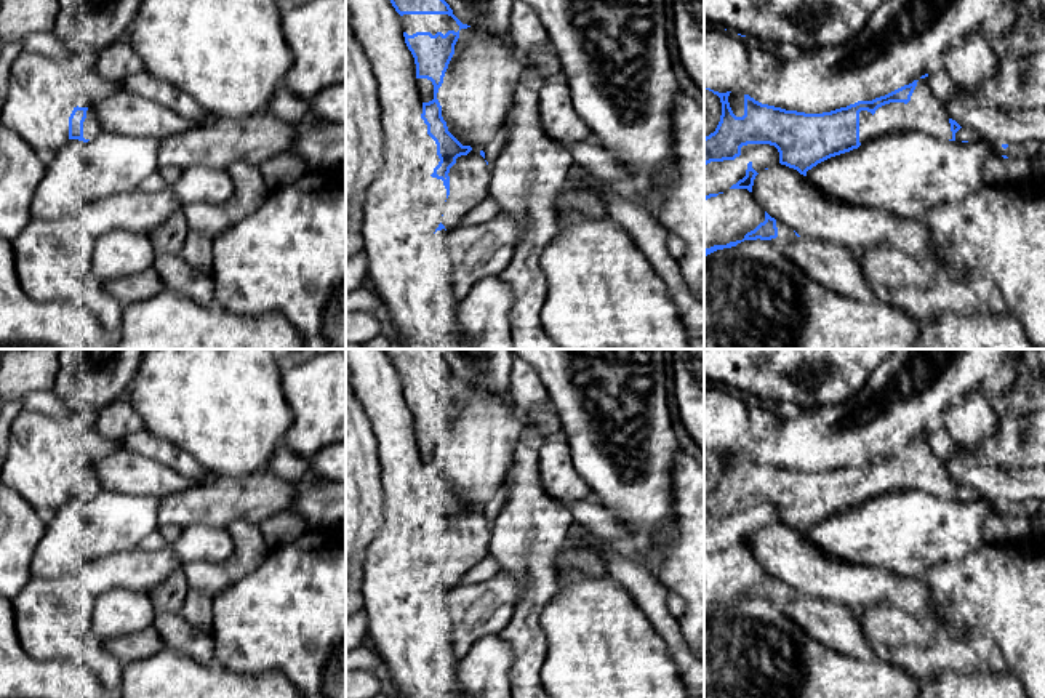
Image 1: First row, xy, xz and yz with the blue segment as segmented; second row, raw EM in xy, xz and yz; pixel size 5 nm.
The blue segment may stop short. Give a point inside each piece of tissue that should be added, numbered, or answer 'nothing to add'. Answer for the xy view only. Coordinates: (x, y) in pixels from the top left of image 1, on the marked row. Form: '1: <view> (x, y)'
1: xy (92, 128)

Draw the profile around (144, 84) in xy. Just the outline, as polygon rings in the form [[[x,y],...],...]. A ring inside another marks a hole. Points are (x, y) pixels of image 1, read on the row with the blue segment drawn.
[[[146,69],[138,74],[128,75],[122,82],[122,86],[133,94],[139,94],[163,107],[171,109],[176,115],[192,123],[198,123],[205,114],[190,94],[178,90],[168,82],[155,78]]]

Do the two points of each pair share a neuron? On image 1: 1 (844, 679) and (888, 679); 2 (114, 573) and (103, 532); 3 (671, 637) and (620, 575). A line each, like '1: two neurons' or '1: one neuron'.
1: one neuron
2: two neurons
3: one neuron

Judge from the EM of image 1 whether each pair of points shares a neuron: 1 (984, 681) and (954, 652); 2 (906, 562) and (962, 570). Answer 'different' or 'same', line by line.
1: different
2: different

